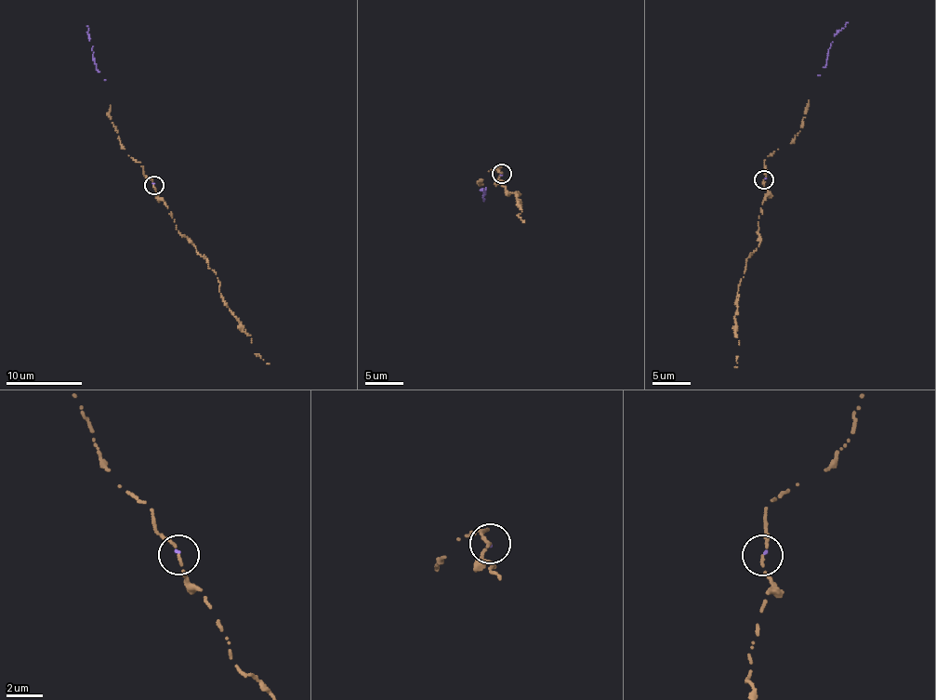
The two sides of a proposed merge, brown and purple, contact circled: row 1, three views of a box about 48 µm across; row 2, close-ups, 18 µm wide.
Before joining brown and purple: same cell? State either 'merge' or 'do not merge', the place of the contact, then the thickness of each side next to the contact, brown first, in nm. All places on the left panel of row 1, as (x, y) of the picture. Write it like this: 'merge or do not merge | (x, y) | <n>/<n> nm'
merge | (154, 185) | 140/100 nm

